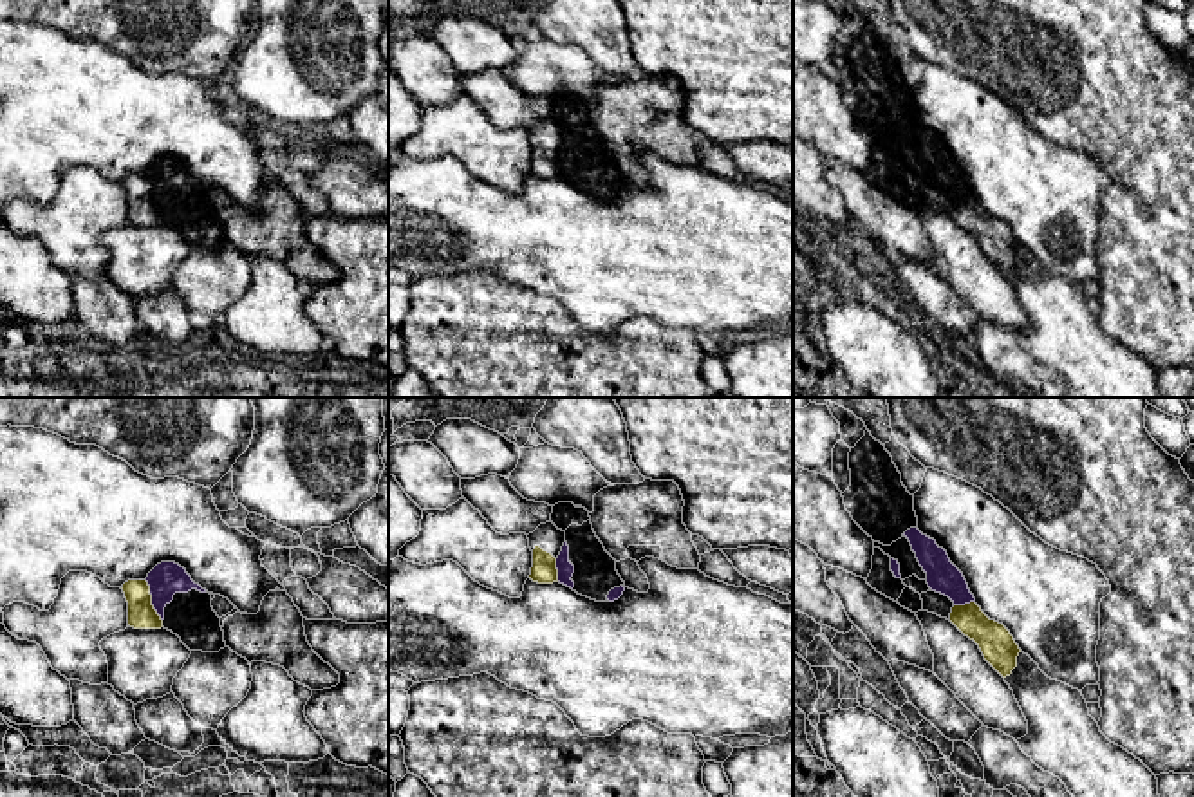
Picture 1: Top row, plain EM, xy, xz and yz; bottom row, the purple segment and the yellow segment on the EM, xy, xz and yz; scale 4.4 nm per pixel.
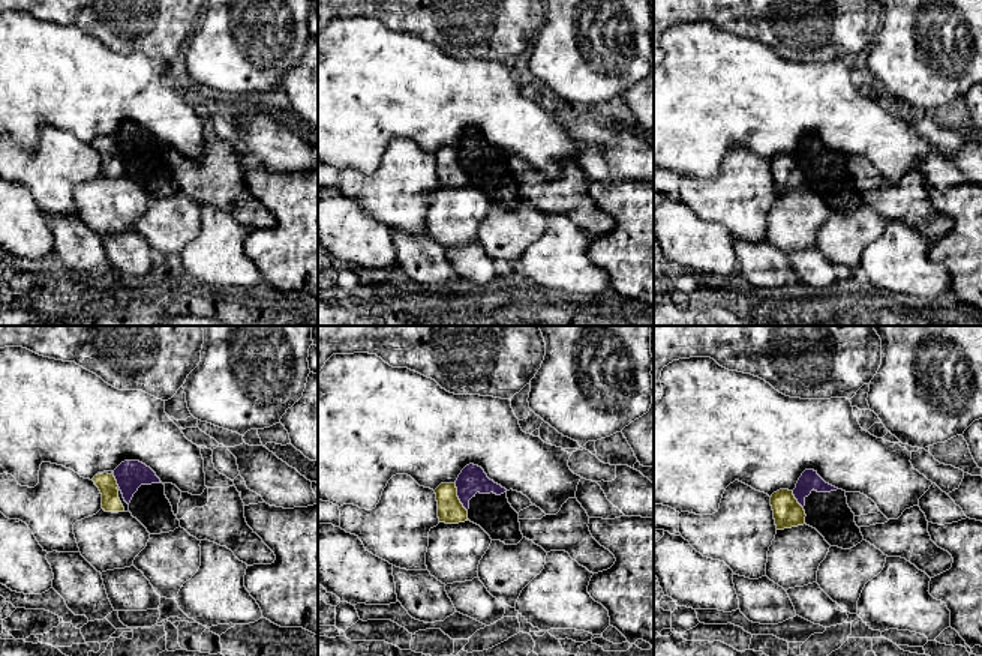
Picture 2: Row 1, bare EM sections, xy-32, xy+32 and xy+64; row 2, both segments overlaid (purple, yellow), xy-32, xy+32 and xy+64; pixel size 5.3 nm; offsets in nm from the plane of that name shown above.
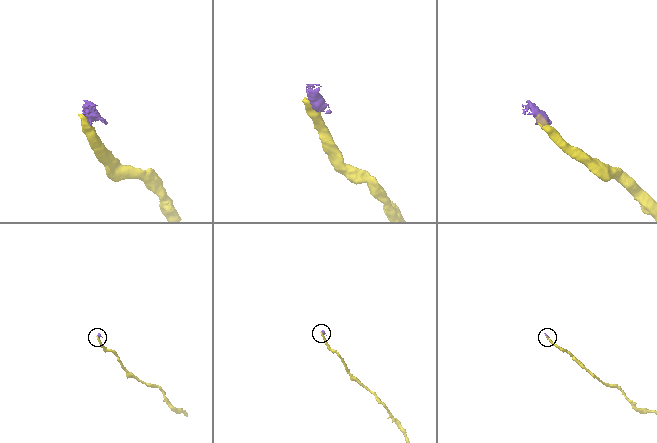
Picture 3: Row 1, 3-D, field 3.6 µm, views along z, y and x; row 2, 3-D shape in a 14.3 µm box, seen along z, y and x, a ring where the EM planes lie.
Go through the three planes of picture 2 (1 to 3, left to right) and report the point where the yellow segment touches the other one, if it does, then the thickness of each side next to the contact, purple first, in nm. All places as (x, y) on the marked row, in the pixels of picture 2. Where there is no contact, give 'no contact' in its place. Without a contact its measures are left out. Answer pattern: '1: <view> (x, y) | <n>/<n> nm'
1: xy-32 (116, 479) | 160/110 nm
2: xy+32 (458, 496) | 150/140 nm
3: xy+64 (796, 499) | 100/160 nm

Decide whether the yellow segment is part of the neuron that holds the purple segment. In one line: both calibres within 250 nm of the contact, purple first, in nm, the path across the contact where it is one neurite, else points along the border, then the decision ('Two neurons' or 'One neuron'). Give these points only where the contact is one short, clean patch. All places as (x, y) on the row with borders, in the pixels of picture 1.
Thickness 150 nm (purple) against 130 nm. Boundary: xy (145, 581), (150, 591), (150, 604), (161, 620). Two neurons

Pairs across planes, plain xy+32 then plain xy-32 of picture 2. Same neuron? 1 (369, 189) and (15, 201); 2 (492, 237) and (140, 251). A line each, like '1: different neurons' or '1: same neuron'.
1: different neurons
2: different neurons

